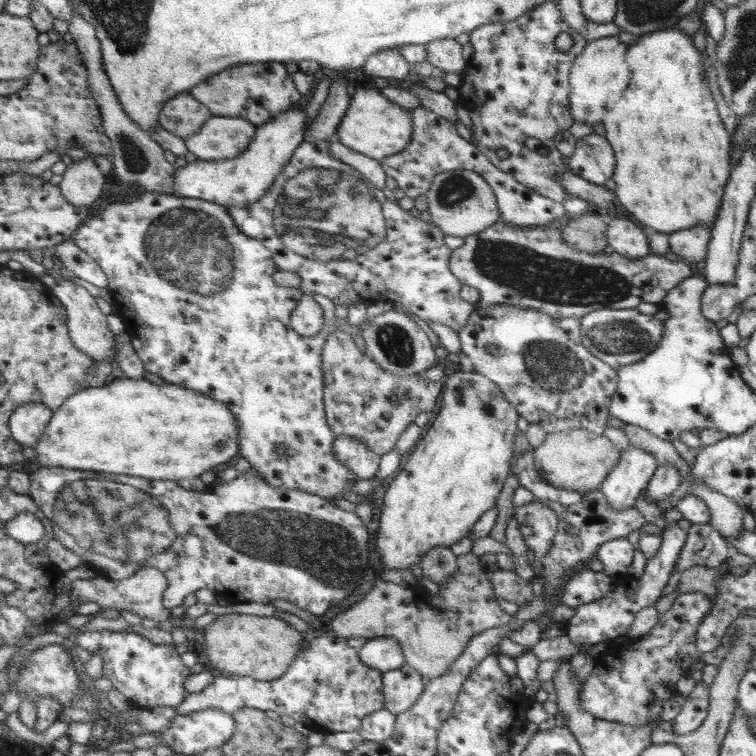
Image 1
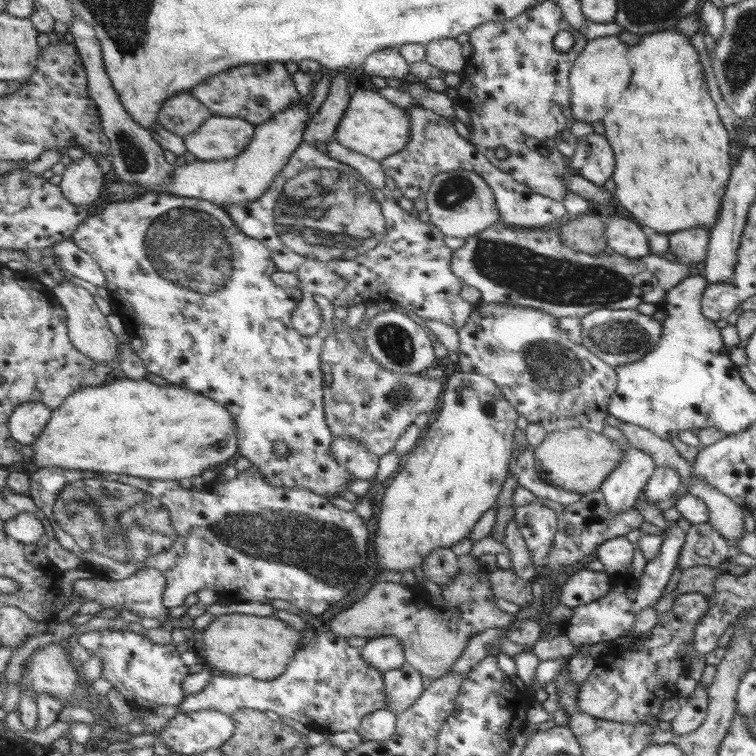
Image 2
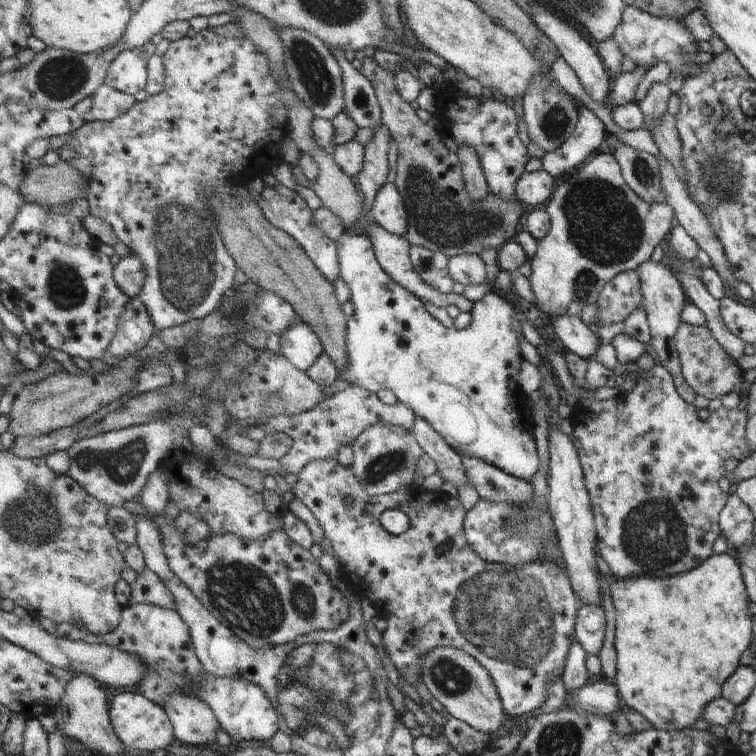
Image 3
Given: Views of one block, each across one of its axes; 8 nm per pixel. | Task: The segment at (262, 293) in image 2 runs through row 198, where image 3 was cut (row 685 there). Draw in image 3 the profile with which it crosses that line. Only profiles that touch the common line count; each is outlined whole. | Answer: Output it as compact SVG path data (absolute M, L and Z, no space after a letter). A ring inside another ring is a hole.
M131 603L125 607L122 614L122 623L109 635L94 635L85 629L77 628L77 625L63 623L56 627L53 633L60 639L67 639L73 642L86 642L90 645L109 645L114 649L125 651L126 653L135 655L145 667L144 677L136 684L137 692L144 694L149 700L156 702L159 706L166 705L165 697L173 697L174 695L198 696L198 686L202 686L202 681L206 678L206 670L204 664L200 661L196 653L196 646L192 641L192 632L185 622L184 618L175 609L166 609L151 603Z

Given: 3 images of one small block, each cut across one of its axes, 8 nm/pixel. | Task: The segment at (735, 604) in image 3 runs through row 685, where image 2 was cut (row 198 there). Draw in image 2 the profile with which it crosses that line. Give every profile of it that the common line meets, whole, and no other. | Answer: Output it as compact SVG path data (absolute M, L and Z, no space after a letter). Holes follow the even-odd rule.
M674 27L640 36L639 42L629 47L627 55L631 65L629 82L601 120L605 127L603 137L612 148L615 162L611 173L615 184L612 196L635 222L657 234L668 235L677 230L691 230L695 226L709 230L717 220L725 184L730 176L729 140L709 96L698 54L691 46L689 36Z

